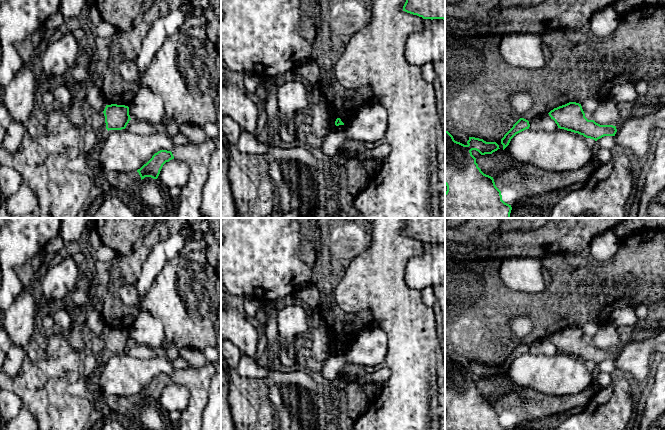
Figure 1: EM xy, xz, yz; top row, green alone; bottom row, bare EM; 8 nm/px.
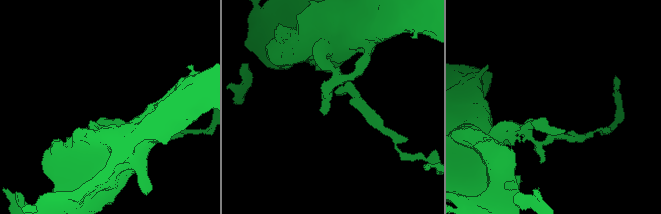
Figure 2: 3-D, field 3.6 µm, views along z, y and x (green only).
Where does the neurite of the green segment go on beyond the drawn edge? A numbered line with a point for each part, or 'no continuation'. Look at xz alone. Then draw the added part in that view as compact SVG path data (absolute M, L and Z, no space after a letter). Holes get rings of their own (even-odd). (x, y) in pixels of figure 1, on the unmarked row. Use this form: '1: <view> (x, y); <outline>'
no continuation

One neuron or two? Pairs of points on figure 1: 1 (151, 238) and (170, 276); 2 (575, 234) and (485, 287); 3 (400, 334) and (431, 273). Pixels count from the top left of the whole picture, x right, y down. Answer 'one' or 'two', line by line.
1: two
2: two
3: two

